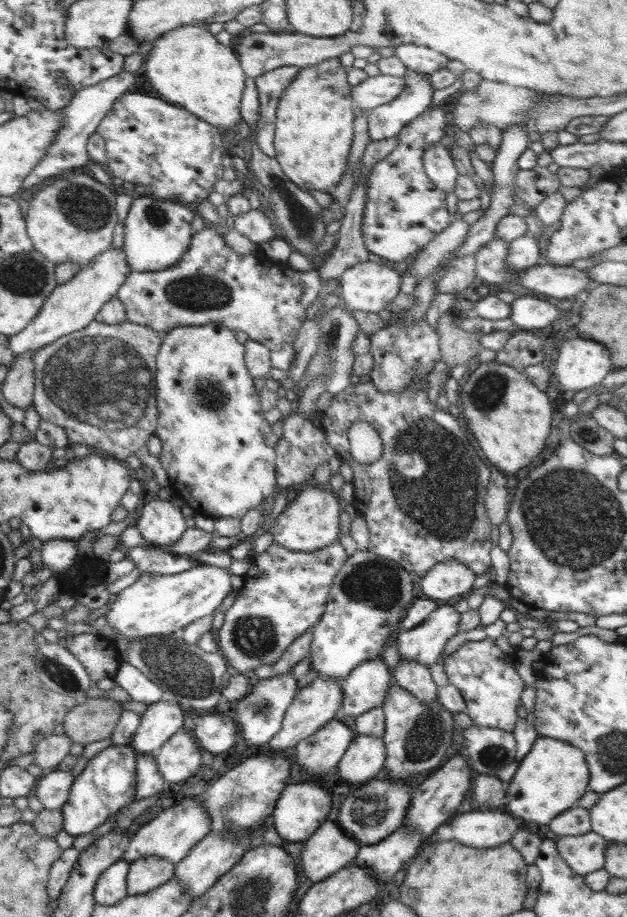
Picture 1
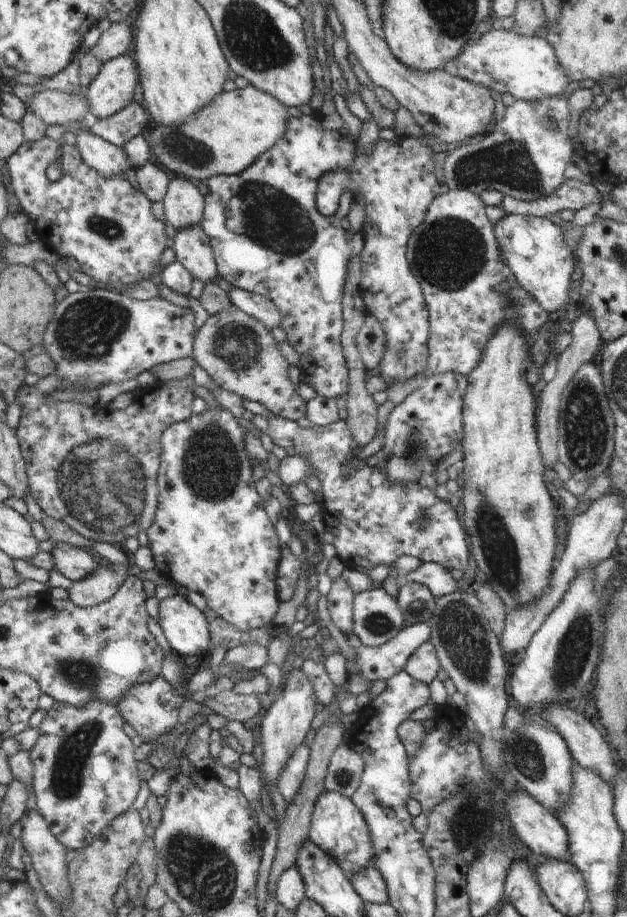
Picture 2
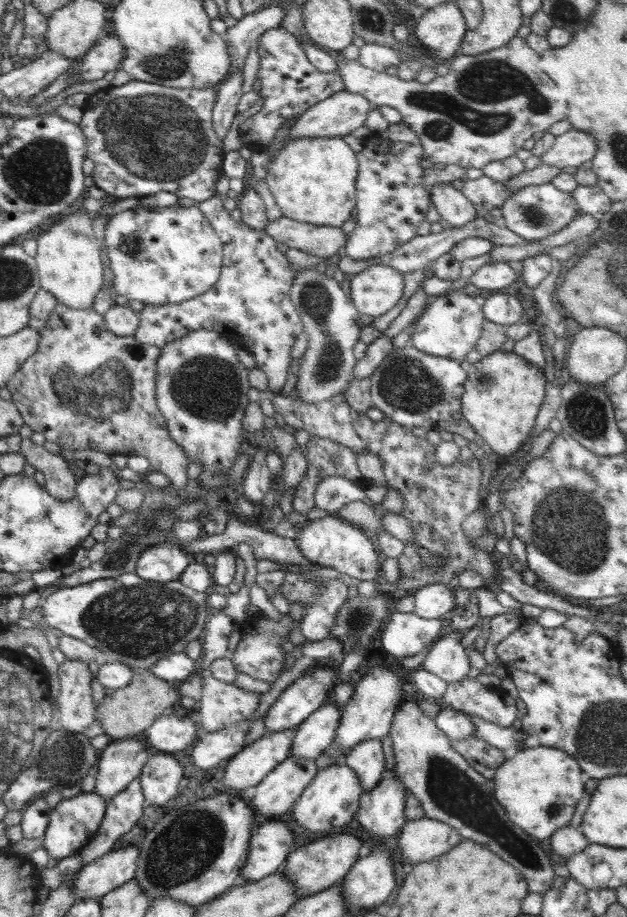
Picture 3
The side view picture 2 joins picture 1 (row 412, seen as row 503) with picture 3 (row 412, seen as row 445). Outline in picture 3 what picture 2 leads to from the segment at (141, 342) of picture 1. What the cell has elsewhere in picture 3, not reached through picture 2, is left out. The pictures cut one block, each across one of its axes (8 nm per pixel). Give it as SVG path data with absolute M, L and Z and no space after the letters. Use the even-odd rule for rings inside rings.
M56 305L56 308L49 314L49 317L44 322L41 330L38 330L40 334L40 339L38 339L38 348L36 352L32 354L30 358L26 359L26 362L20 366L14 376L6 382L6 388L12 394L12 402L14 406L18 408L24 424L30 426L34 432L42 432L46 440L50 442L55 442L59 444L62 448L68 450L86 450L92 448L92 450L99 450L105 452L106 454L125 454L128 457L134 456L144 456L149 461L151 465L151 472L158 472L166 475L168 480L170 480L171 486L176 490L183 491L187 486L188 482L188 472L187 468L190 466L191 459L186 455L186 451L180 448L180 444L176 443L166 426L166 419L162 416L160 410L158 410L156 402L156 364L158 356L160 356L159 346L154 346L148 343L143 343L136 340L134 335L130 336L118 336L114 334L105 325L104 317L94 309L86 308L86 310L74 310L74 308L68 308L64 305Z

